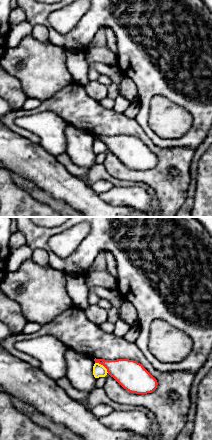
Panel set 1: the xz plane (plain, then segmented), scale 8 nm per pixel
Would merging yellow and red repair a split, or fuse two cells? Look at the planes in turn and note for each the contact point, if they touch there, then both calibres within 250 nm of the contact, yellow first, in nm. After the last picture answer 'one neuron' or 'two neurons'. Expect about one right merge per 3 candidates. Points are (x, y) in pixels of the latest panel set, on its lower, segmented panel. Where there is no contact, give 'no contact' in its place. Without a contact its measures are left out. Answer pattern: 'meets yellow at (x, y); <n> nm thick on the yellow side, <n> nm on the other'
meets yellow at (102, 365); 100 nm thick on the yellow side, 240 nm on the other

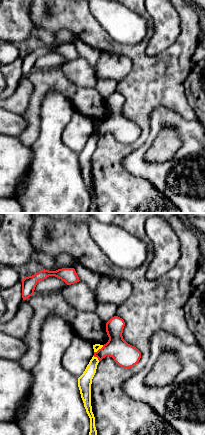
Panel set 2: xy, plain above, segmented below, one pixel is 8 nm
meets yellow at (97, 358); 110 nm thick on the yellow side, 190 nm on the other

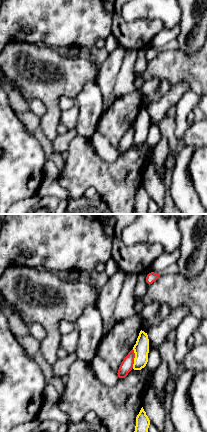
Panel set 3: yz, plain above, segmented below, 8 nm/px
meets yellow at (134, 358); 130 nm thick on the yellow side, 100 nm on the other

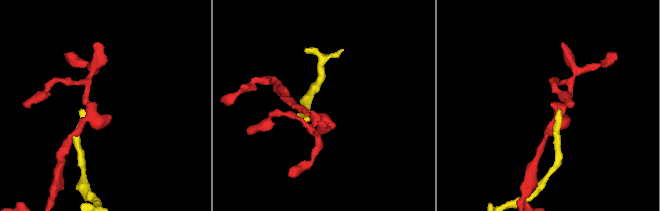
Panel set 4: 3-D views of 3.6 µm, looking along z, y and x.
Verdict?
two neurons

